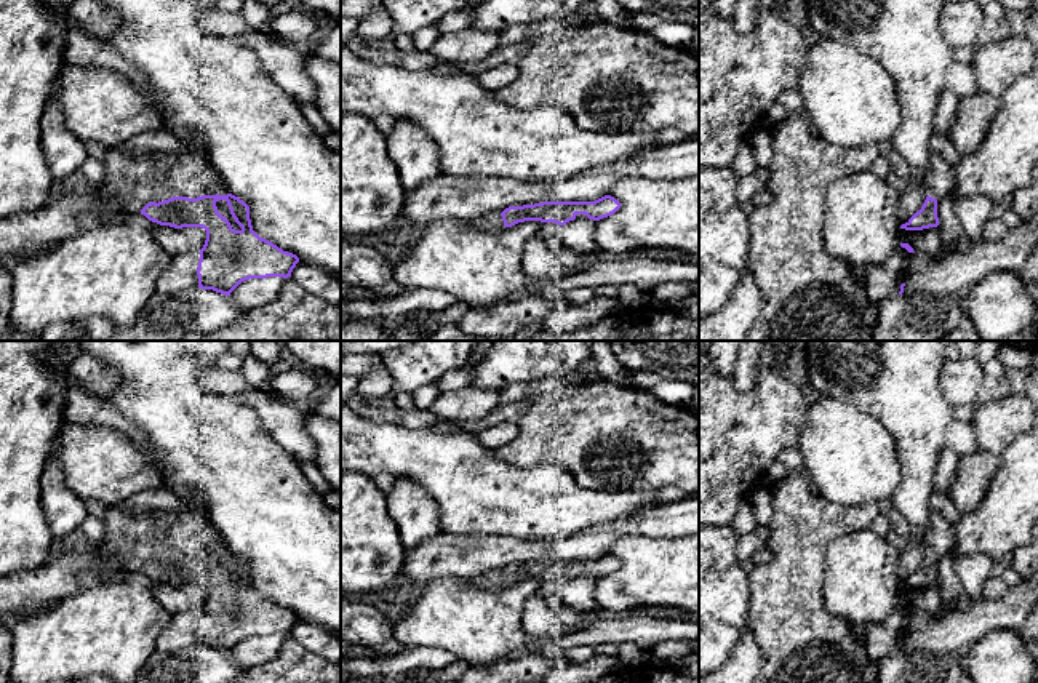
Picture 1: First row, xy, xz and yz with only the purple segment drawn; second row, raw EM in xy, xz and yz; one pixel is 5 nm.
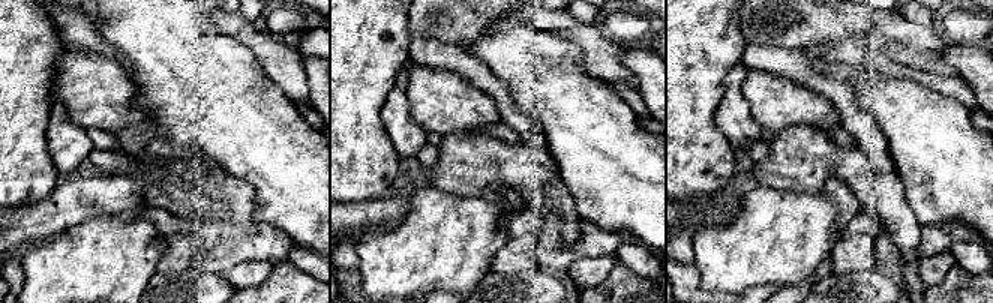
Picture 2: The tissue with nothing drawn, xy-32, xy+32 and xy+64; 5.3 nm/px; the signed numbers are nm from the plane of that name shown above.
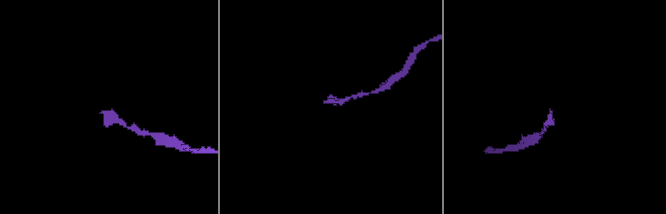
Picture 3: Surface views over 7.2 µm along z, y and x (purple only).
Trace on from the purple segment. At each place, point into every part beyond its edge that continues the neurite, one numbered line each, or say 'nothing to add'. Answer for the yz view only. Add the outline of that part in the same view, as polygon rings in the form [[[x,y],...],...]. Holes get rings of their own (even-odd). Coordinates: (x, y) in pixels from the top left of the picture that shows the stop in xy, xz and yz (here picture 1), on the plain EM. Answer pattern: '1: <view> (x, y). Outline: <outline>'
1: yz (939, 536). Outline: [[[932,512],[929,526],[916,536],[926,552],[936,558],[942,558],[953,547],[956,539],[953,523],[937,512]]]
2: yz (890, 669). Outline: [[[897,653],[883,659],[878,664],[878,681],[876,683],[899,683],[900,673],[907,662],[907,653]]]

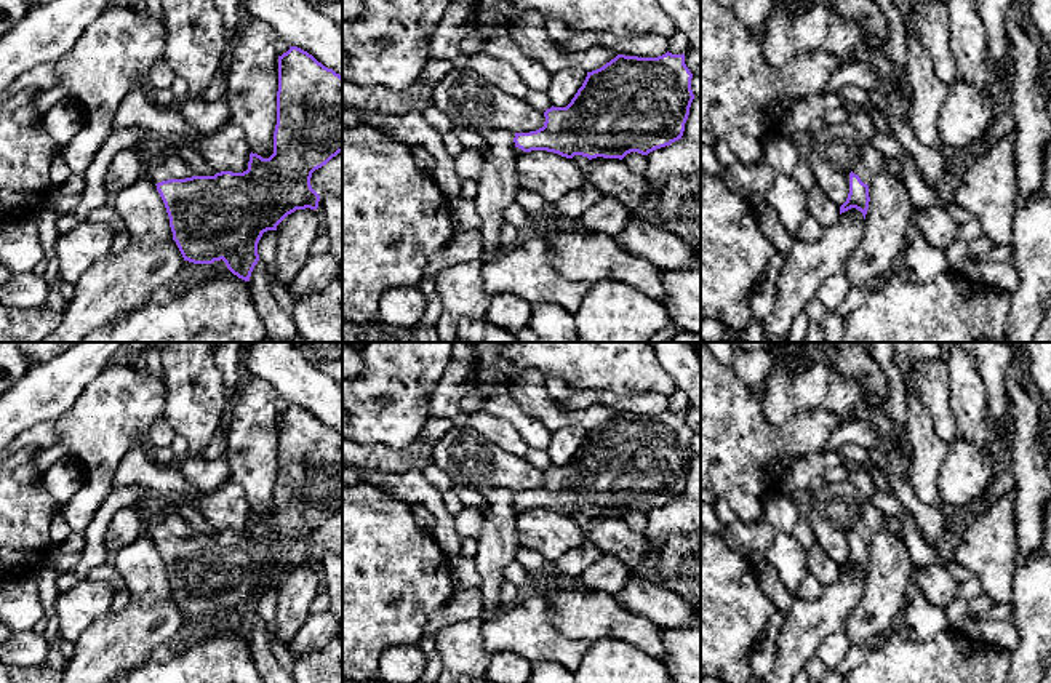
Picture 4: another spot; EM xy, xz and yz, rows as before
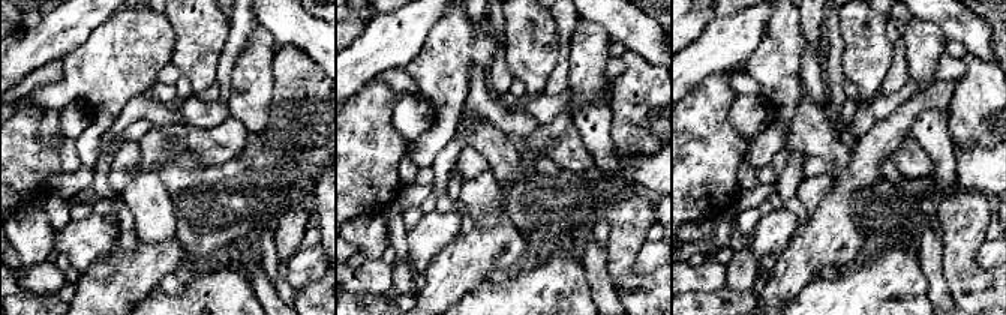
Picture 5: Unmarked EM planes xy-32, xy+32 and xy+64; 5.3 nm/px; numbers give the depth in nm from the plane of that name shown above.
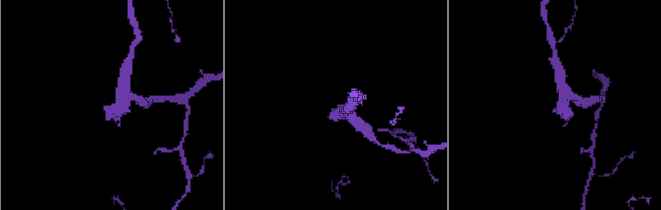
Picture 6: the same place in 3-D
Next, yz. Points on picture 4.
1: yz (872, 519). Outline: [[[869,499],[862,507],[862,513],[853,526],[853,531],[861,536],[861,539],[870,544],[873,534],[885,525],[886,515],[877,509]]]

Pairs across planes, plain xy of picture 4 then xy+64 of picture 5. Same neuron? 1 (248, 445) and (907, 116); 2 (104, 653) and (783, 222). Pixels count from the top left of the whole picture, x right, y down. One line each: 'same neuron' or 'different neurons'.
1: different neurons
2: different neurons

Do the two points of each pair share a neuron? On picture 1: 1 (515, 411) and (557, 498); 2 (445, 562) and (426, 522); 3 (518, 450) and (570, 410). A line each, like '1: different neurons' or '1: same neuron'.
1: different neurons
2: different neurons
3: same neuron

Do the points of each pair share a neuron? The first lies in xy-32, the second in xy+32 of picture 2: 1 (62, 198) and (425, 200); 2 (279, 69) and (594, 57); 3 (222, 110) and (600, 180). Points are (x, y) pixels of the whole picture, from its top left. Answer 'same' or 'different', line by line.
1: different
2: same
3: same

